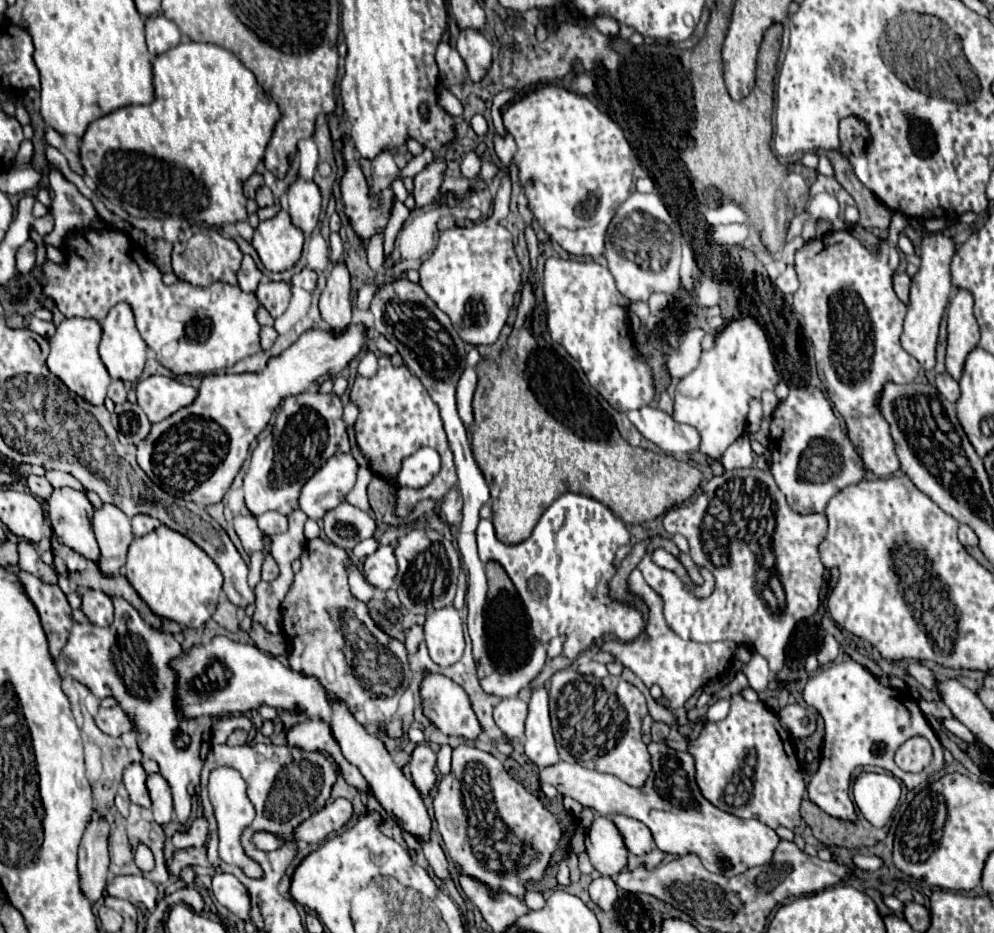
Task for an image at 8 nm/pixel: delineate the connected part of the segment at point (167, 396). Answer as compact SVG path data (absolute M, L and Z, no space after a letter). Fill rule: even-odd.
M152 375L136 385L138 405L150 419L150 423L158 423L178 409L190 405L198 391L190 385L184 385L172 377Z

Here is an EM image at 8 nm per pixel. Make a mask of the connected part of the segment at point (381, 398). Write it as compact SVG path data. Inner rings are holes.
M380 355L378 371L374 377L366 379L356 375L354 385L350 389L350 403L354 403L360 409L358 419L354 423L356 443L362 455L370 461L370 469L376 477L396 481L396 473L400 473L402 459L416 453L420 447L432 447L442 457L440 473L426 487L420 489L398 487L394 491L398 497L394 503L394 511L398 513L398 517L406 517L410 511L414 511L420 499L430 497L434 501L442 501L444 493L448 493L448 489L456 485L456 465L452 465L452 449L448 449L448 437L444 433L444 423L440 421L440 409L430 399L420 379L412 375L406 365L394 367L388 355Z

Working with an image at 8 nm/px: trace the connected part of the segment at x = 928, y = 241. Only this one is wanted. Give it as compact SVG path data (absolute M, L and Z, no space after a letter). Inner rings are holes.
M926 235L922 239L922 263L918 273L912 277L910 285L910 305L904 319L904 331L900 343L906 353L910 353L924 371L936 365L936 345L938 345L938 325L942 321L952 283L950 283L950 259L954 255L954 241L944 235Z

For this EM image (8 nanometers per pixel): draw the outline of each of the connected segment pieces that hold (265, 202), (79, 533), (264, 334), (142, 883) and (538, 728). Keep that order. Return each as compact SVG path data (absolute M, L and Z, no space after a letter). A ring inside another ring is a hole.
M262 185L262 187L256 191L256 203L258 203L258 207L274 205L274 195L272 195L272 191L270 191L266 185Z
M60 487L48 497L48 517L58 543L74 549L90 561L100 559L100 549L92 533L92 503L86 493Z
M262 327L262 331L260 331L262 349L270 349L276 339L278 339L278 331L274 327Z
M116 875L106 885L106 893L118 899L126 899L134 907L150 913L157 906L157 887L142 875Z
M544 687L532 689L532 697L528 703L528 717L526 717L524 747L528 759L538 767L548 767L560 761L548 713L548 689Z

